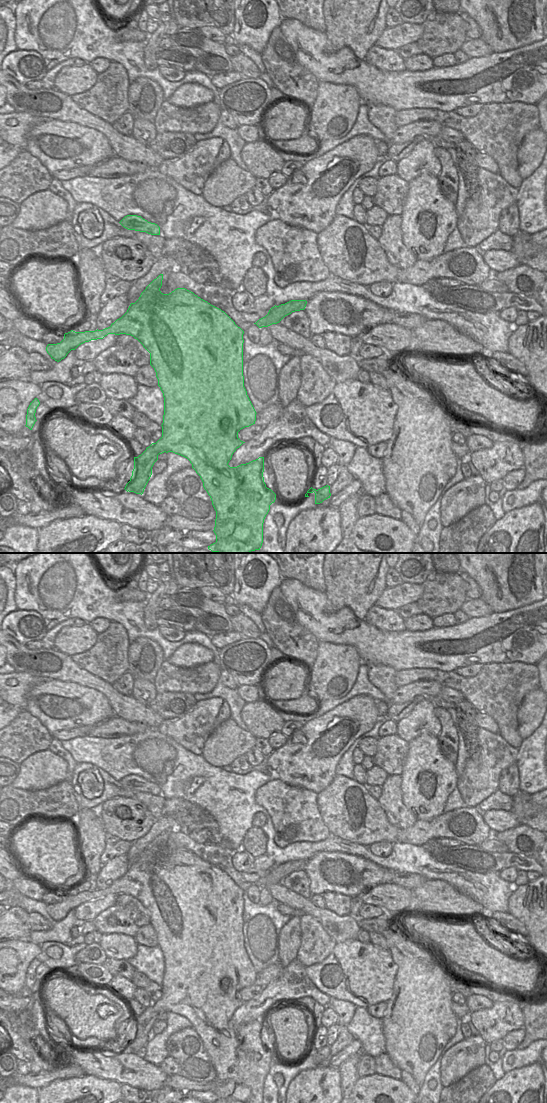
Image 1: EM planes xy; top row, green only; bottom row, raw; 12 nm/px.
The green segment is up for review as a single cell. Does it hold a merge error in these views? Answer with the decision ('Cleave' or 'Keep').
Cleave.

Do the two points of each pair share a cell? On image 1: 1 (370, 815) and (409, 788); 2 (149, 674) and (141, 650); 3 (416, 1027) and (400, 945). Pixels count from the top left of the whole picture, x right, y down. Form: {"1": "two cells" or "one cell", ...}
{"1": "two cells", "2": "one cell", "3": "one cell"}

